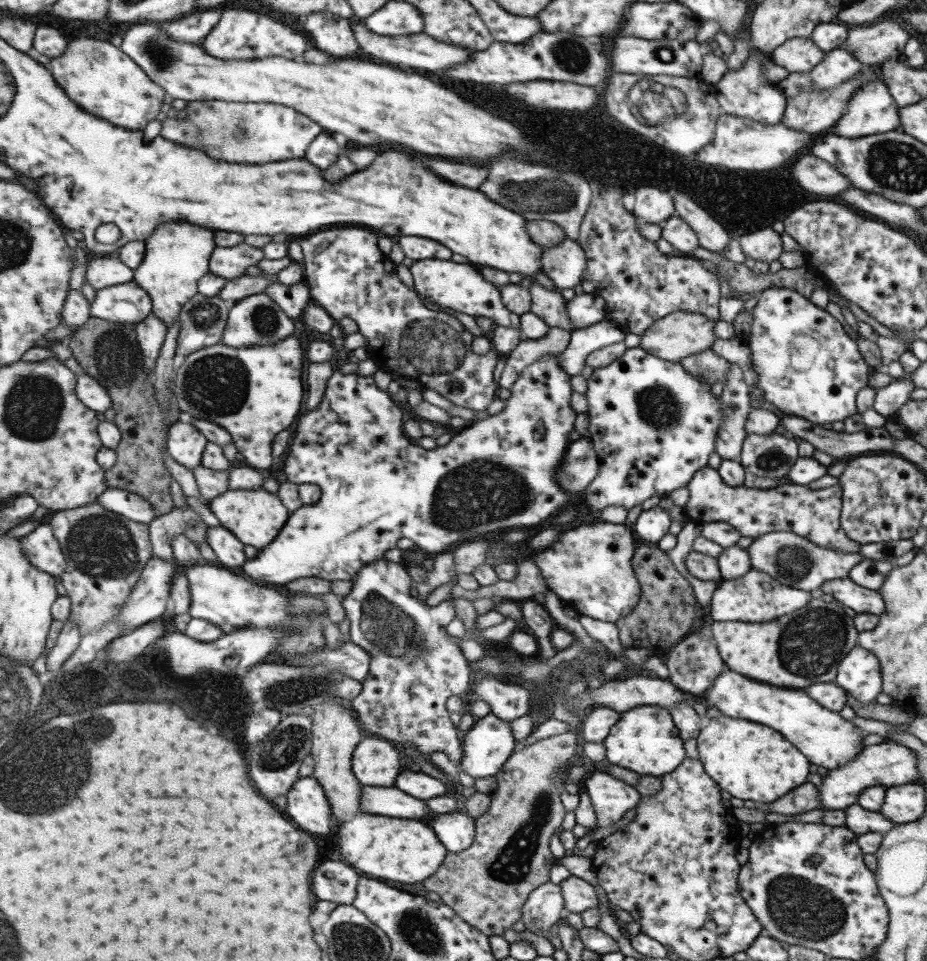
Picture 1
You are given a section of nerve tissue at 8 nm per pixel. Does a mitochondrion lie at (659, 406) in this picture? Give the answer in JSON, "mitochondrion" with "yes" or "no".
{"mitochondrion":"yes"}

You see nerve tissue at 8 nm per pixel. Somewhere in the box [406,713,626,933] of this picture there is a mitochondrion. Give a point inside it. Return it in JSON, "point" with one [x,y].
{"point":[512,865]}

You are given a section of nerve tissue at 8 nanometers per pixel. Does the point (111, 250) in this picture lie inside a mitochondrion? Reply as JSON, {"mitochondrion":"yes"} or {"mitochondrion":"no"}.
{"mitochondrion":"no"}

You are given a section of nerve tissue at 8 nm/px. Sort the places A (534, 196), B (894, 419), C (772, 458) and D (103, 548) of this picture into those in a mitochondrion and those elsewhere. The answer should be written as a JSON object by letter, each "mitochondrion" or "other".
{"A":"mitochondrion","B":"other","C":"mitochondrion","D":"mitochondrion"}

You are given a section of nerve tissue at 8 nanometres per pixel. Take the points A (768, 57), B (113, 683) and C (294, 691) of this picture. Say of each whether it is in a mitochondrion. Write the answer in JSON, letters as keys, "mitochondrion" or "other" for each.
{"A":"other","B":"other","C":"mitochondrion"}

